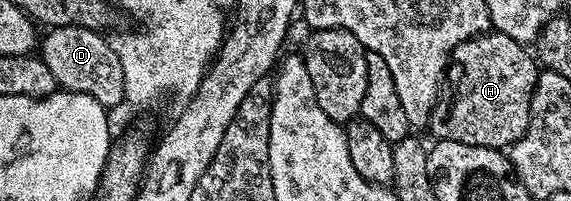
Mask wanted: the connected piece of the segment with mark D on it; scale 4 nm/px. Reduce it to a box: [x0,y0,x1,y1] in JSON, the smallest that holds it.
[40,25,126,107]

